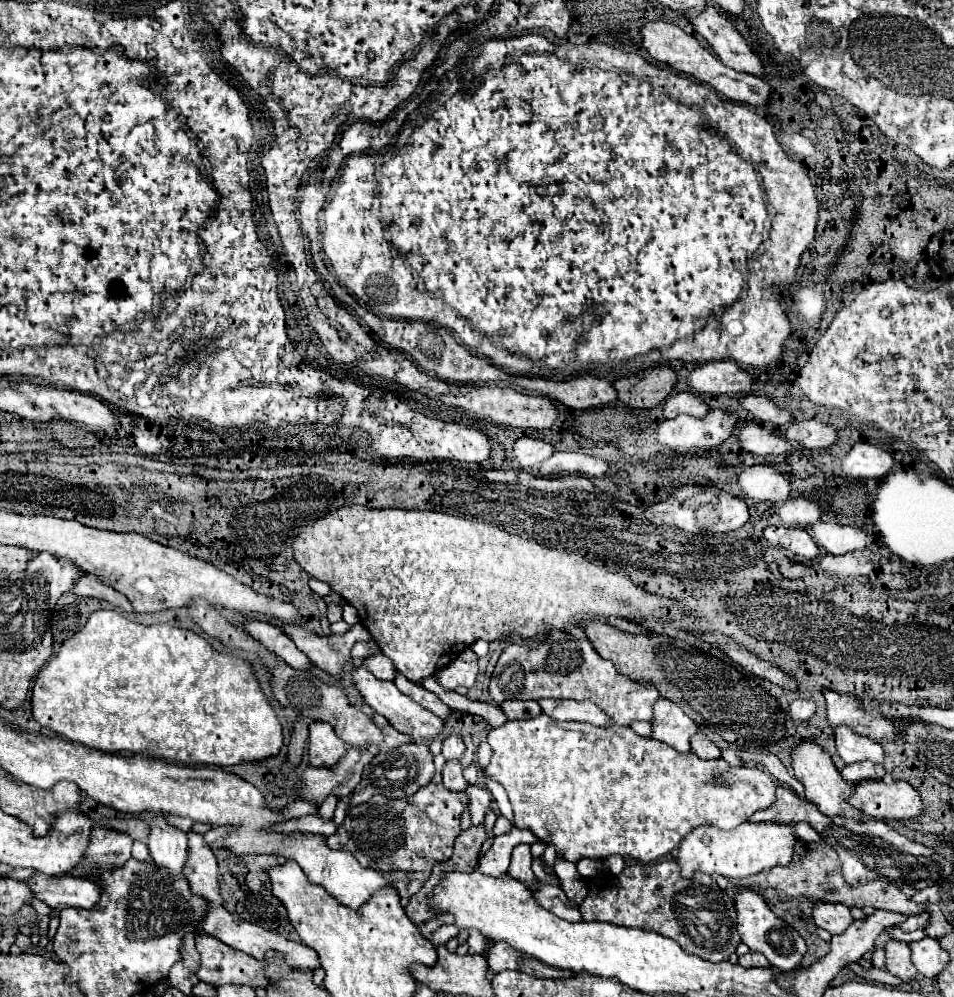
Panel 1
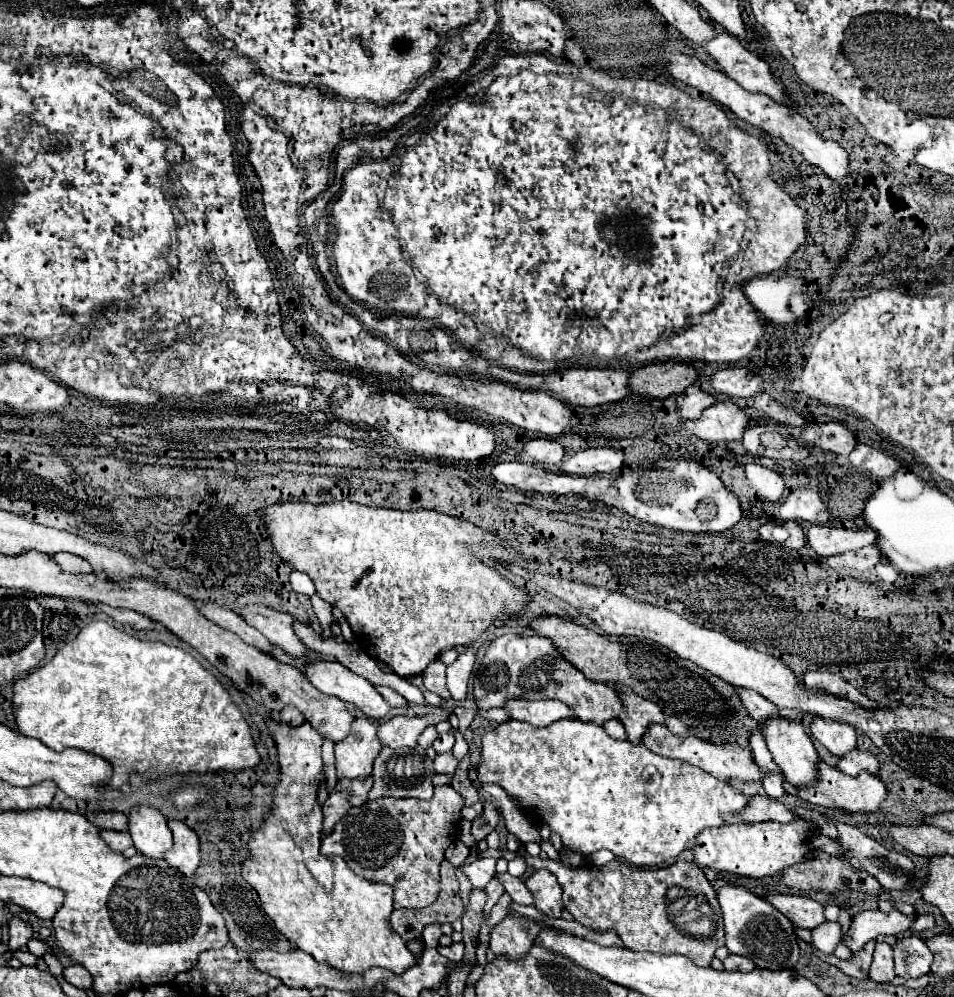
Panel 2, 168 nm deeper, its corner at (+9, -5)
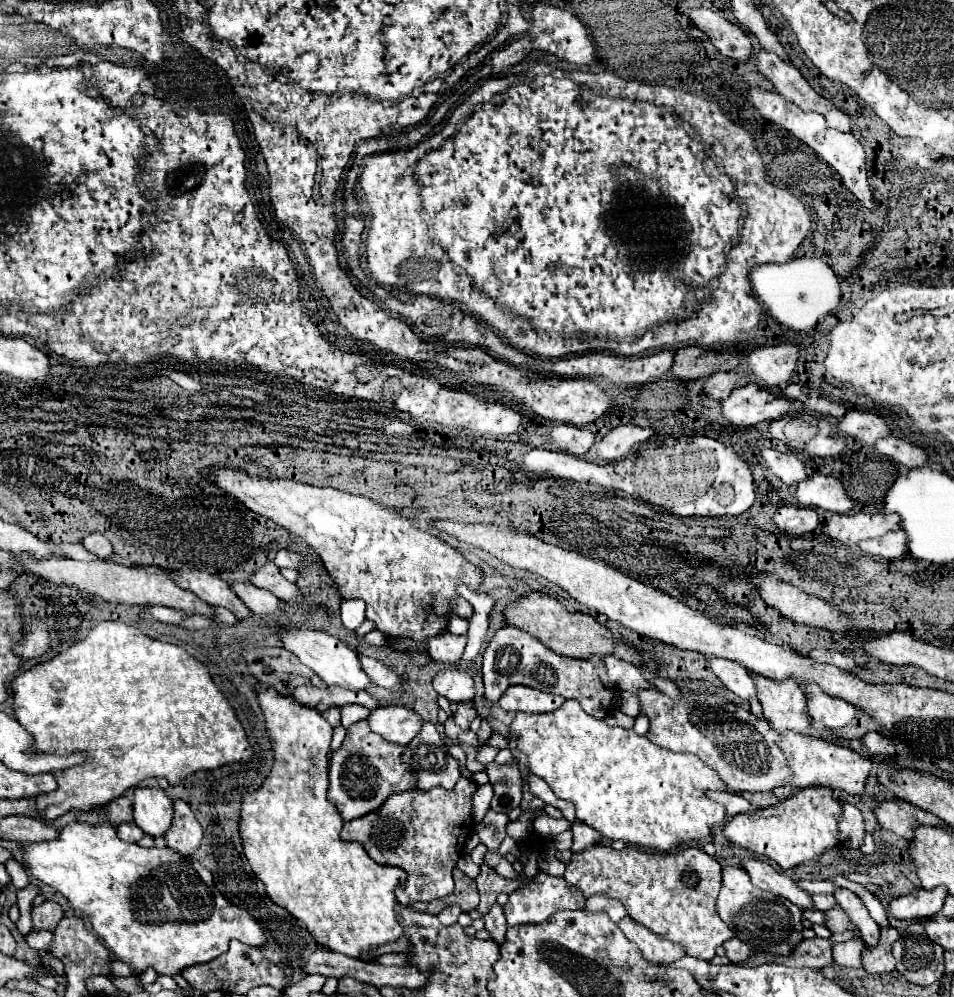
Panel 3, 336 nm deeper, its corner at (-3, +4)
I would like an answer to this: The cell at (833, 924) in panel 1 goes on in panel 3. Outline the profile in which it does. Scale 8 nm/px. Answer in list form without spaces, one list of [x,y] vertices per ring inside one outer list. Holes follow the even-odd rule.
[[[742,859],[740,865],[750,875],[752,885],[756,885],[758,889],[786,897],[788,901],[792,901],[800,909],[812,909],[814,907],[810,893],[798,889],[790,877],[778,873],[770,863],[760,861],[760,859]]]

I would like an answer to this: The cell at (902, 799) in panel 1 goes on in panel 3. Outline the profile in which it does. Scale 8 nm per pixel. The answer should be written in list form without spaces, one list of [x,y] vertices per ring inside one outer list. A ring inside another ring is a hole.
[[[652,687],[640,689],[638,697],[642,701],[640,711],[650,721],[646,737],[676,753],[696,753],[708,767],[716,769],[720,781],[728,785],[728,793],[756,793],[774,787],[804,789],[808,785],[842,789],[850,795],[864,793],[872,761],[852,749],[810,735],[776,733],[764,717],[756,717],[738,703],[712,693],[682,693],[680,699],[672,701]]]

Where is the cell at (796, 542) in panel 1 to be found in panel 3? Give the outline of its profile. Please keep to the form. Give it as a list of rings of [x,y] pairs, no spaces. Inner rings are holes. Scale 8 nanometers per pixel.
[[[780,507],[774,515],[774,521],[782,533],[804,535],[816,529],[818,515],[812,507]]]

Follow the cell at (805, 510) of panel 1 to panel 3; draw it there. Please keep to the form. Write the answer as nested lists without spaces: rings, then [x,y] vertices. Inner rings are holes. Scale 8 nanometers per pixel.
[[[820,473],[798,483],[798,501],[802,507],[814,507],[814,509],[822,507],[834,513],[850,511],[854,507],[854,501],[844,491],[842,483],[836,477]]]

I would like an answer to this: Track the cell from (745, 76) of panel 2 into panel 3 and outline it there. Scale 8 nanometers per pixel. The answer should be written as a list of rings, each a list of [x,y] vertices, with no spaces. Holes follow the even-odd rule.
[[[760,49],[752,59],[756,61],[760,73],[774,83],[776,91],[784,95],[784,99],[796,103],[804,111],[820,113],[832,129],[838,129],[842,133],[852,131],[852,123],[848,115],[836,109],[828,99],[818,95],[792,63],[786,63],[778,59],[774,53],[768,53],[764,49]]]

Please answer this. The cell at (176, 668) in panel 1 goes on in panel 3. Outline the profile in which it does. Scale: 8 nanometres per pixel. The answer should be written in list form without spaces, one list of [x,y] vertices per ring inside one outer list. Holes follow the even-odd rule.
[[[104,621],[98,627],[94,627],[88,637],[80,643],[76,643],[74,647],[58,653],[54,659],[46,661],[46,663],[38,663],[32,669],[20,673],[16,679],[12,679],[10,683],[12,691],[14,691],[14,717],[20,719],[20,725],[34,737],[34,745],[30,747],[32,753],[54,753],[54,755],[70,755],[70,753],[86,753],[88,759],[80,765],[74,765],[70,769],[62,769],[60,773],[54,773],[56,781],[58,781],[58,789],[46,795],[38,795],[34,799],[36,803],[36,817],[44,819],[44,821],[52,821],[72,809],[78,811],[92,811],[98,809],[102,805],[108,805],[112,799],[122,797],[128,789],[138,787],[140,781],[148,779],[148,777],[166,777],[170,781],[170,785],[178,785],[182,777],[192,775],[196,771],[208,771],[208,769],[218,769],[222,765],[228,763],[246,763],[252,757],[252,747],[248,743],[248,737],[234,713],[234,709],[228,705],[228,701],[222,697],[222,693],[218,691],[218,687],[214,685],[206,665],[202,665],[198,659],[194,659],[192,655],[188,655],[184,649],[170,645],[170,643],[162,643],[156,639],[146,637],[144,633],[140,633],[136,627],[118,623],[118,621]]]

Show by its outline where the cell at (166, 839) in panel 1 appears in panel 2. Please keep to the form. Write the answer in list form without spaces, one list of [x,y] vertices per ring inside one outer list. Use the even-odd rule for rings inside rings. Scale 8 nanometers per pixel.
[[[134,806],[130,810],[128,832],[136,850],[148,858],[164,858],[172,848],[172,832],[168,830],[166,818],[152,806]]]

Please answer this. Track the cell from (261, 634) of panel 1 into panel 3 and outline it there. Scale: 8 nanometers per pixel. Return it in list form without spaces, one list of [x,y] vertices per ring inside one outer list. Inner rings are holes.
[[[170,571],[168,577],[172,577],[182,589],[192,591],[208,605],[220,605],[230,609],[238,617],[238,621],[248,619],[252,615],[246,605],[232,593],[230,585],[220,577],[214,577],[206,571]]]

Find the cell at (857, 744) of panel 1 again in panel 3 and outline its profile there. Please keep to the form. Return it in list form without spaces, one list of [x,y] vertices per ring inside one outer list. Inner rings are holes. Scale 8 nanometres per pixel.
[[[816,683],[802,687],[808,703],[808,715],[812,717],[812,721],[822,723],[828,729],[846,727],[854,721],[854,705],[848,705],[846,701],[840,701],[836,697],[828,697],[828,693],[824,693]]]

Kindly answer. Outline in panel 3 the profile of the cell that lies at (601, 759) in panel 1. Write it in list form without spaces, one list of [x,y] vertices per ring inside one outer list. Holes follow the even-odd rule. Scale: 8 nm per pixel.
[[[568,699],[552,713],[518,711],[510,725],[510,733],[516,739],[516,749],[526,755],[530,771],[544,779],[556,797],[572,801],[576,805],[576,817],[582,823],[598,829],[612,841],[622,839],[624,843],[634,843],[646,849],[670,851],[680,843],[704,839],[712,825],[722,823],[724,809],[704,795],[706,789],[726,789],[714,769],[704,765],[696,755],[658,747],[648,737],[636,735],[634,729],[608,727],[604,719],[594,719],[584,713],[578,701]]]

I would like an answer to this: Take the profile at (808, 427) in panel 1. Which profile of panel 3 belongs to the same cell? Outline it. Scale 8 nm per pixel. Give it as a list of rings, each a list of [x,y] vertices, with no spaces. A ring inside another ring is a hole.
[[[848,411],[846,417],[838,423],[838,429],[844,435],[850,435],[852,439],[866,445],[874,445],[878,439],[892,433],[886,421],[870,411]]]

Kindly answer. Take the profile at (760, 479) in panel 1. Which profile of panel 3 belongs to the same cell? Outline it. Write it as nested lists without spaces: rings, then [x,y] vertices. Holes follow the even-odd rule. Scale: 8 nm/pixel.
[[[764,449],[762,457],[770,471],[786,485],[800,483],[802,479],[806,479],[806,465],[796,457],[796,453],[778,453],[774,449]]]

